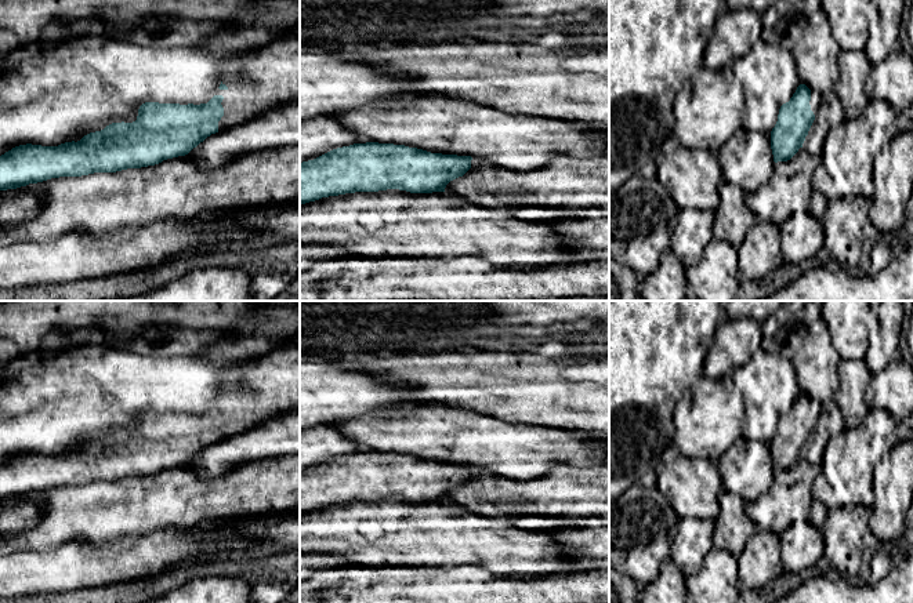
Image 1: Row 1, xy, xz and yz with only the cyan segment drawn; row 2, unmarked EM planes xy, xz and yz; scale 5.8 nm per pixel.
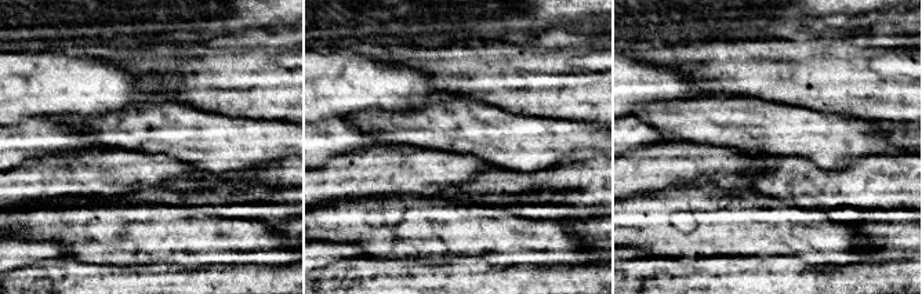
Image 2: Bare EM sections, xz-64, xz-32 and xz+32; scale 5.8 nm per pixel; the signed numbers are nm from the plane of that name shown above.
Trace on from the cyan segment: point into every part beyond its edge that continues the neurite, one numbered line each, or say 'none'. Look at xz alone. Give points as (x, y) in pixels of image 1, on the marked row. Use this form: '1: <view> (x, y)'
none

